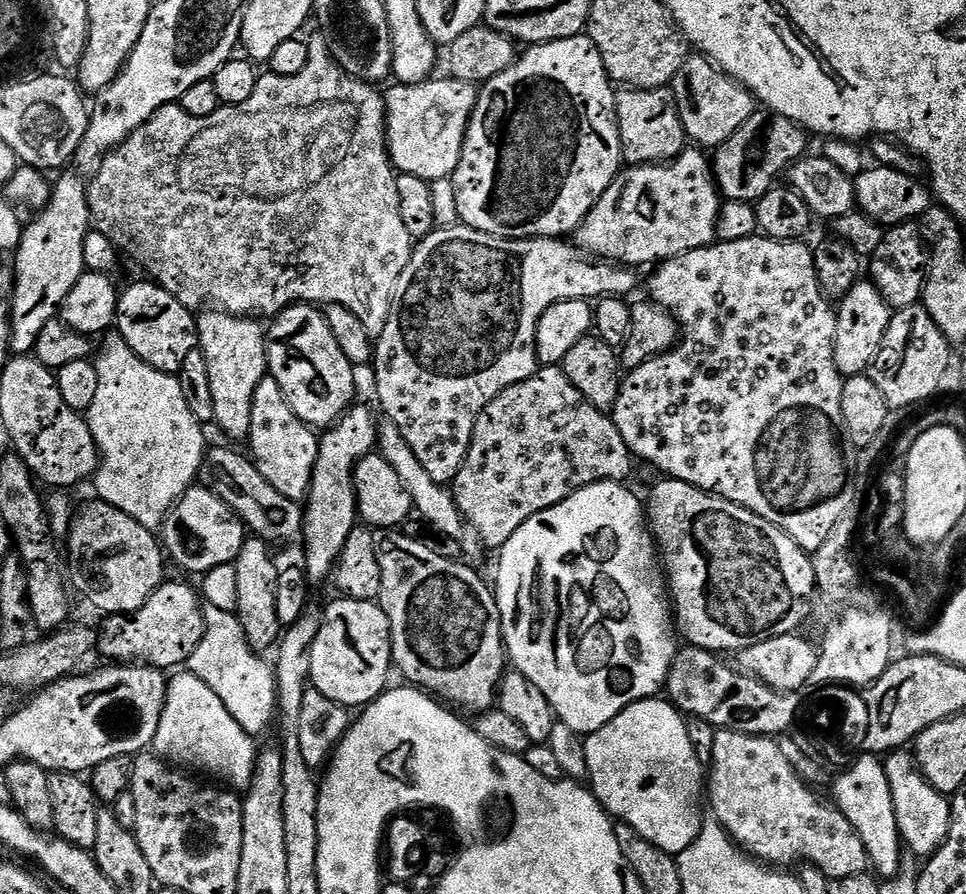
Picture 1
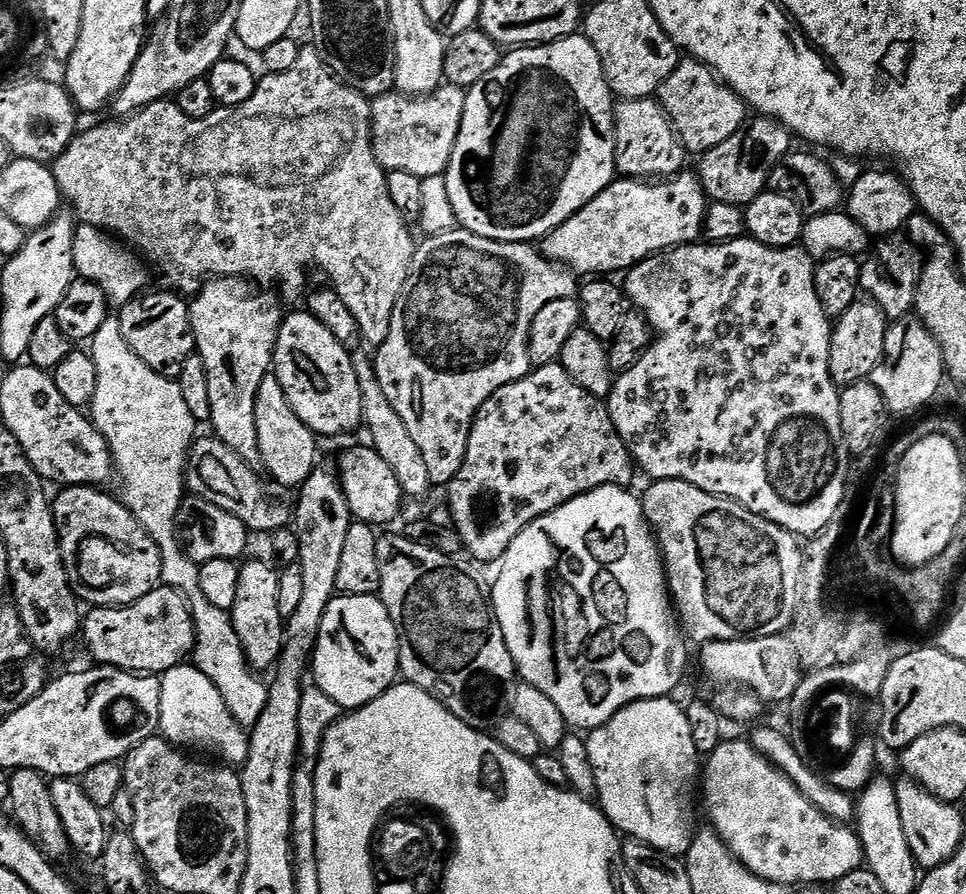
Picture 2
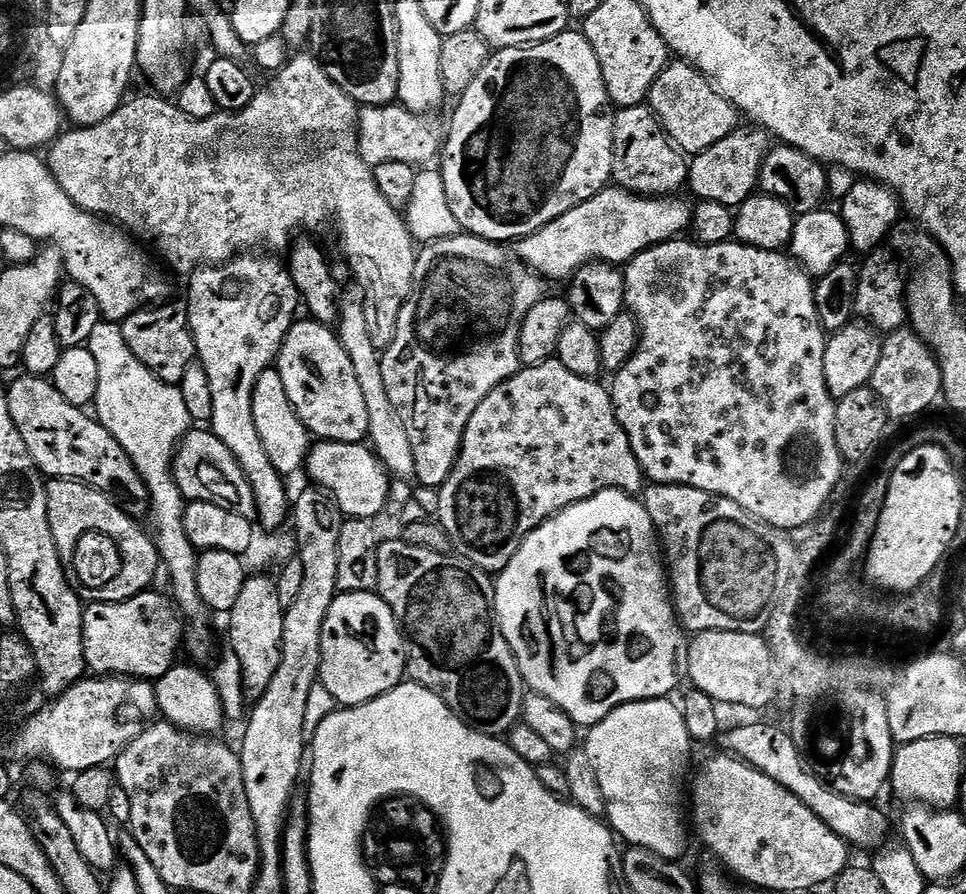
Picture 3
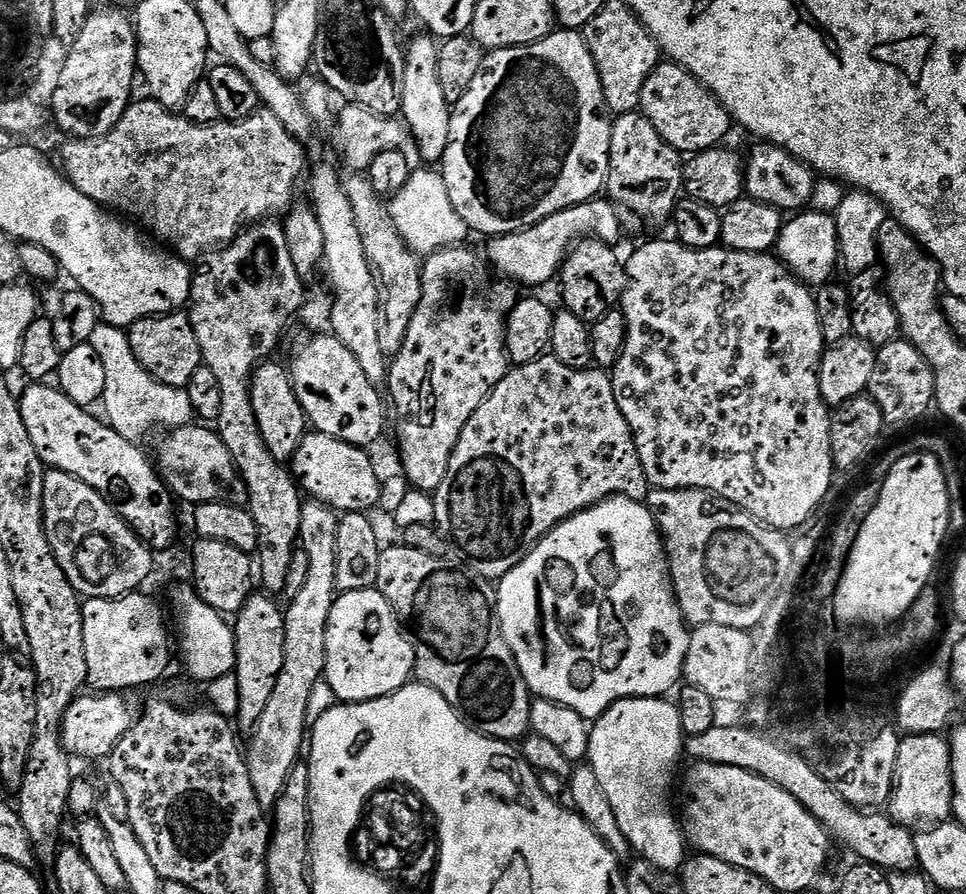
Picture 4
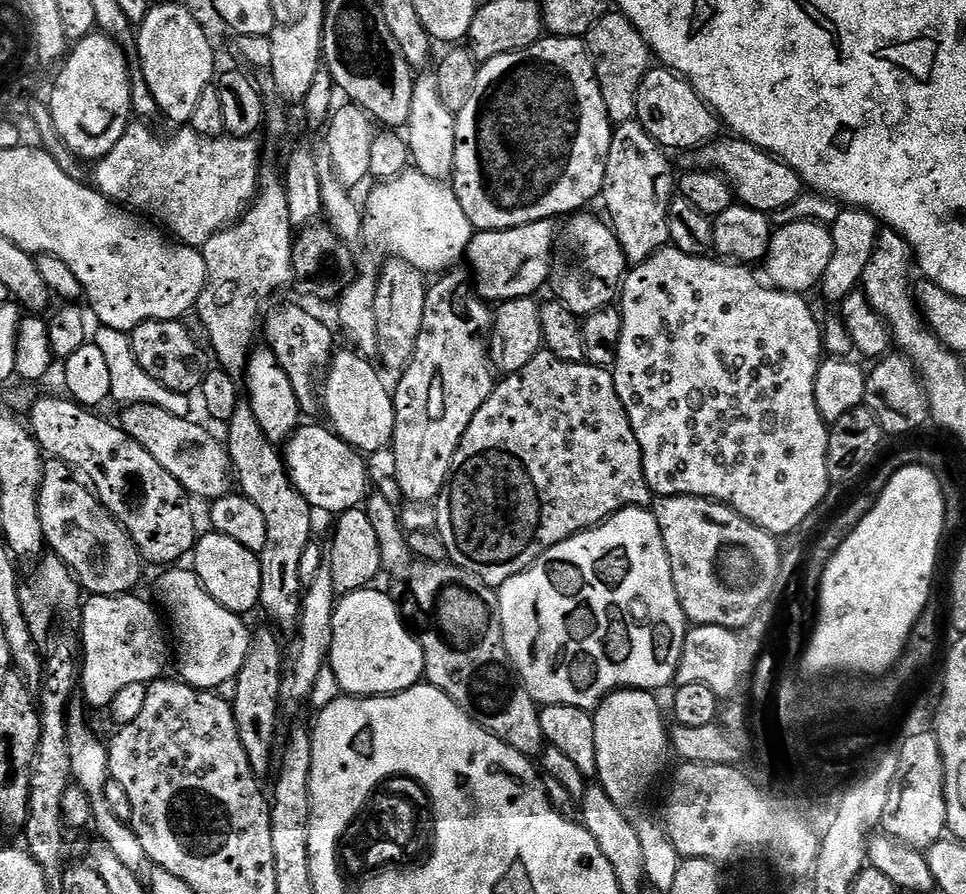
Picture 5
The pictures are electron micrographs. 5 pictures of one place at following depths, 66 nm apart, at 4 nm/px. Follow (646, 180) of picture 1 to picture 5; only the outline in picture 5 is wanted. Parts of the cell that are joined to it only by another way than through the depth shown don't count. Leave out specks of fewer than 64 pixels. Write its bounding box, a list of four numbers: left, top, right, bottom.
[466,220,558,302]

